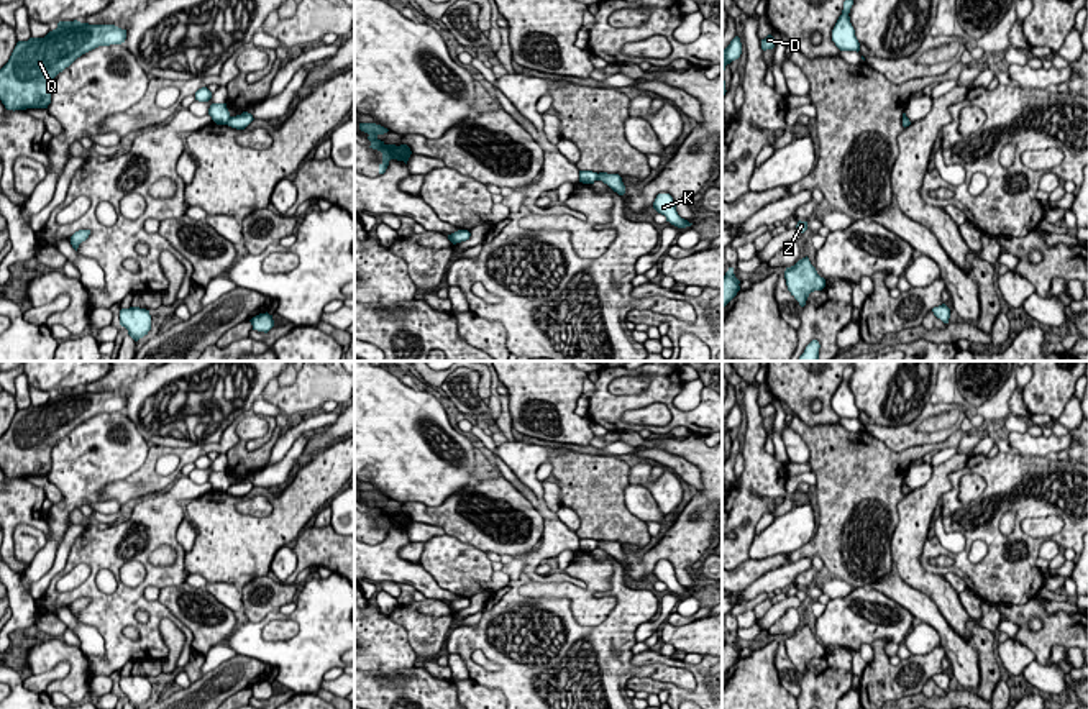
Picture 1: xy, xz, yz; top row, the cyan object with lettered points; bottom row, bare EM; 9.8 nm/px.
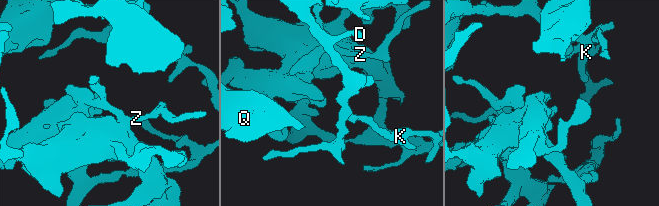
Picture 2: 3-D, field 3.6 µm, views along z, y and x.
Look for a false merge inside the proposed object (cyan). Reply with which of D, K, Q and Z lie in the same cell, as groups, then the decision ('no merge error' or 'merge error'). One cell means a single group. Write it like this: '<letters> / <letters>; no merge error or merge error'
D / K Q Z; merge error

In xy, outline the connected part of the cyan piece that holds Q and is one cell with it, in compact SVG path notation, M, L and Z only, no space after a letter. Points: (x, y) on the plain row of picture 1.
M59 389L44 405L18 409L0 437L0 468L7 478L48 476L54 445L82 422L121 412L126 397L115 392Z

